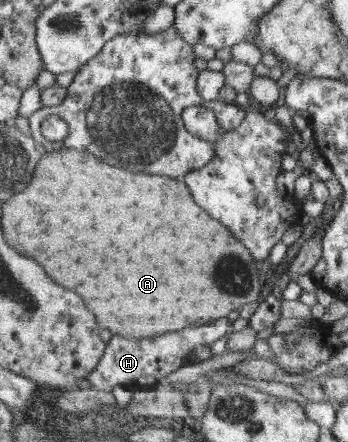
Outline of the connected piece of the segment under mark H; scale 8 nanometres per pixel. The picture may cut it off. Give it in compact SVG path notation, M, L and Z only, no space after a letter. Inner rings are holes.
M221 318L212 323L204 325L200 329L182 329L182 335L178 333L166 333L160 337L148 339L126 339L126 337L114 337L108 342L107 353L100 361L99 367L89 376L89 381L94 389L112 391L116 385L129 387L131 389L152 388L163 383L170 373L178 371L182 361L187 358L188 349L212 345L214 341L222 339L230 333L231 324L227 318ZM150 351L150 353L148 353Z

